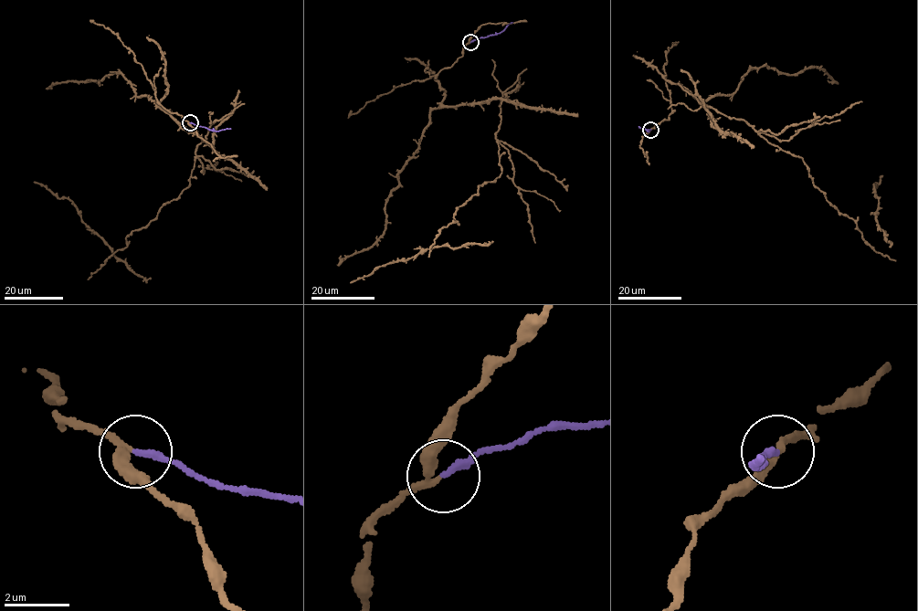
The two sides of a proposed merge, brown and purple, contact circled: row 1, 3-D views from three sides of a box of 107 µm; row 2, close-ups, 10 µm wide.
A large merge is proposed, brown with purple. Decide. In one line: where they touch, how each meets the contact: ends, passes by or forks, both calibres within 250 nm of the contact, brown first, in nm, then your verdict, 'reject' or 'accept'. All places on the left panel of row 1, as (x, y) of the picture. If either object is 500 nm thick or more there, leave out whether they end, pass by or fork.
(190, 122) | brown passes by | purple ends | 240/200 nm | reject

